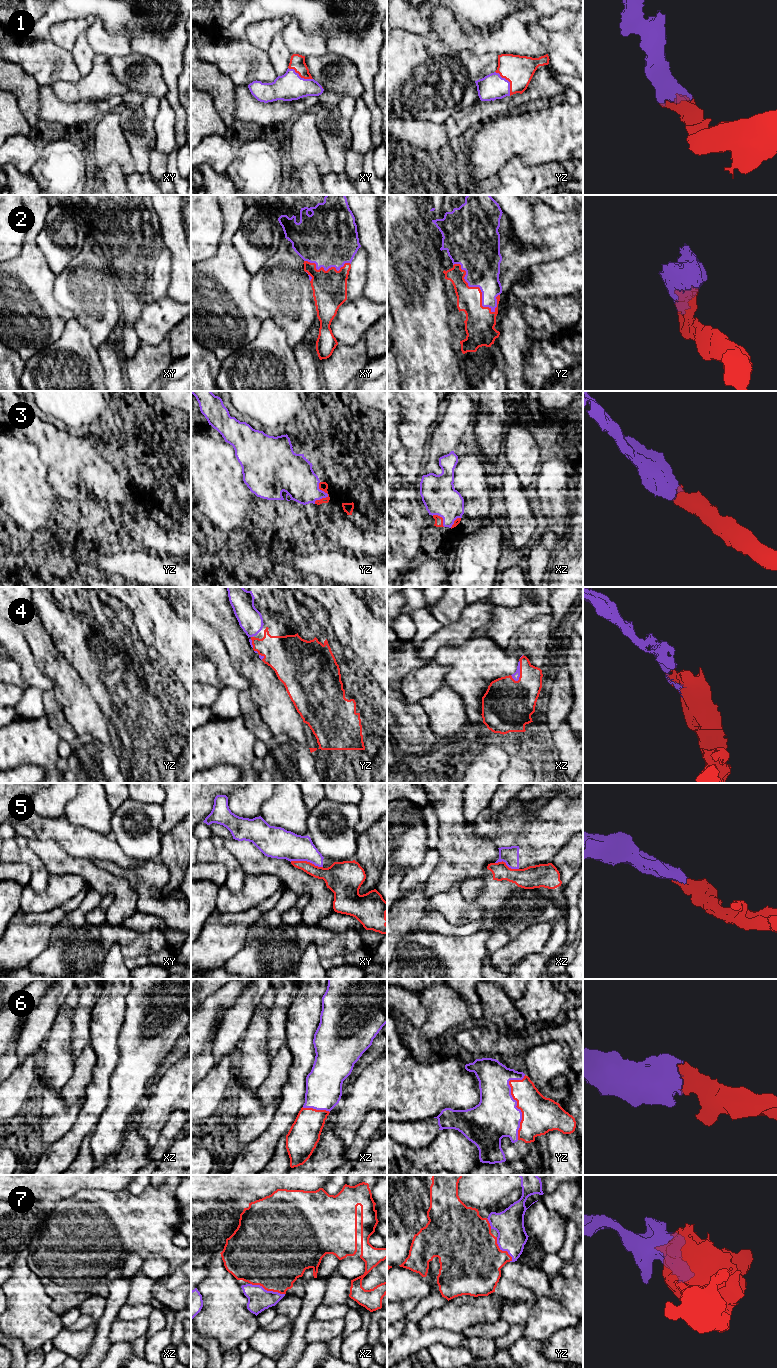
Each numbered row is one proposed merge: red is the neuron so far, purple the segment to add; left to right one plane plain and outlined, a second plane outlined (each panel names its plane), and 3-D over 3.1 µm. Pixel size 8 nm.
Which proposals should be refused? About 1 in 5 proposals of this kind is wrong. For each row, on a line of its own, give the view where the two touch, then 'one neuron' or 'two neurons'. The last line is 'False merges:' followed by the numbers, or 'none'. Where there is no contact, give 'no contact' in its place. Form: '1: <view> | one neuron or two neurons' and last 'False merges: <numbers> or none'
1: yz | one neuron
2: yz | one neuron
3: yz | one neuron
4: xz | one neuron
5: xy | two neurons
6: yz | one neuron
7: xz | one neuron
False merges: 5

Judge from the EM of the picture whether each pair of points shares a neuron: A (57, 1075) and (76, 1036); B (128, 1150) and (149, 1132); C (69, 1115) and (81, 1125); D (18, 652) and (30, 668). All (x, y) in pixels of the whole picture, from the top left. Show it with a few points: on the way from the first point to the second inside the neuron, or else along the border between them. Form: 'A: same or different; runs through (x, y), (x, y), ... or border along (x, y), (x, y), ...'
A: different; border along (71, 1022), (71, 1052), (74, 1059)
B: different; border along (137, 1124), (139, 1134), (151, 1147)
C: different; border along (81, 1106), (75, 1123), (60, 1138)
D: same; runs through (22, 656), (27, 664)

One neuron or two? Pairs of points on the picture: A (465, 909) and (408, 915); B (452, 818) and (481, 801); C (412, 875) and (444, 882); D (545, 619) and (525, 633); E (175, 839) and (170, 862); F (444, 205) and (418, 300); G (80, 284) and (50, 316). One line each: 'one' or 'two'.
A: two
B: two
C: two
D: one
E: one
F: two
G: two

